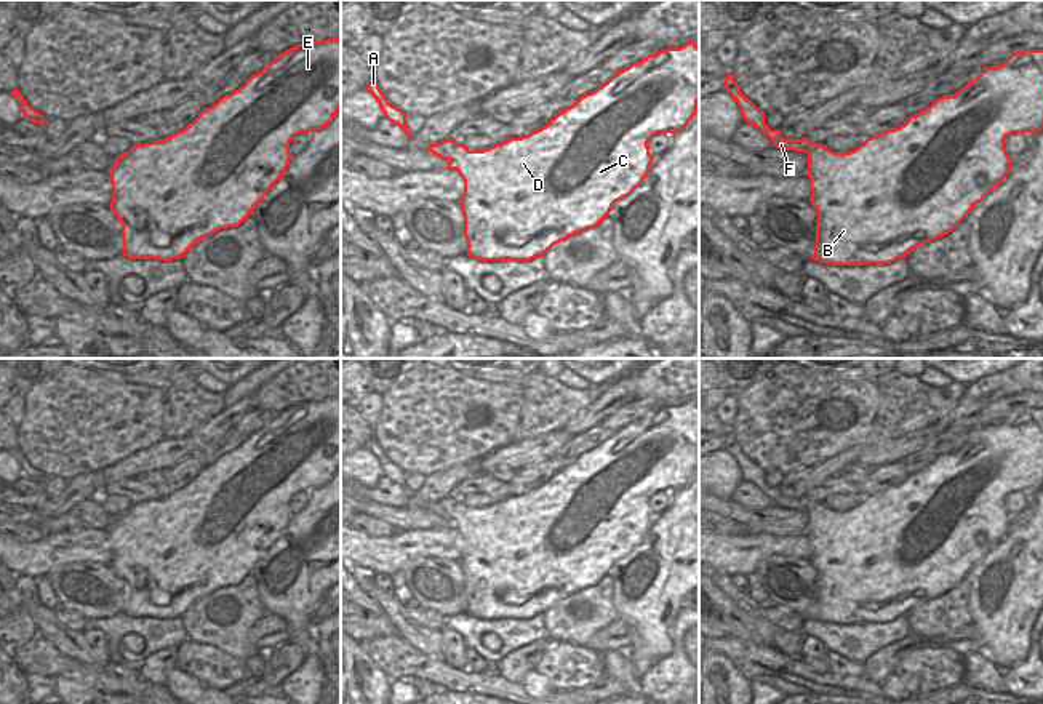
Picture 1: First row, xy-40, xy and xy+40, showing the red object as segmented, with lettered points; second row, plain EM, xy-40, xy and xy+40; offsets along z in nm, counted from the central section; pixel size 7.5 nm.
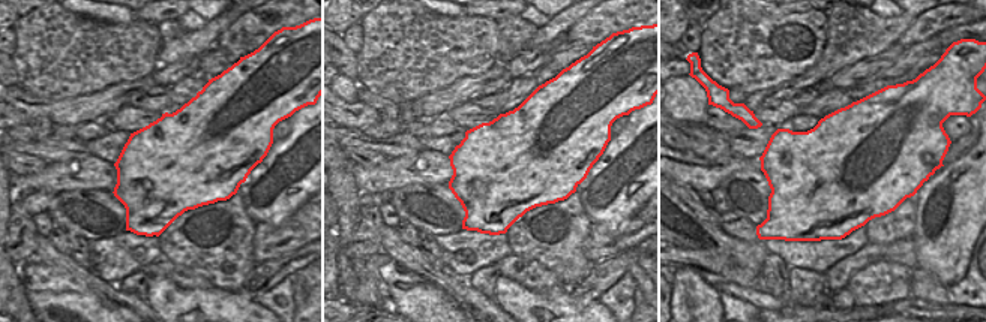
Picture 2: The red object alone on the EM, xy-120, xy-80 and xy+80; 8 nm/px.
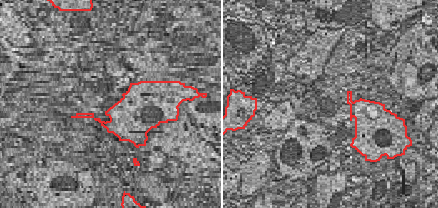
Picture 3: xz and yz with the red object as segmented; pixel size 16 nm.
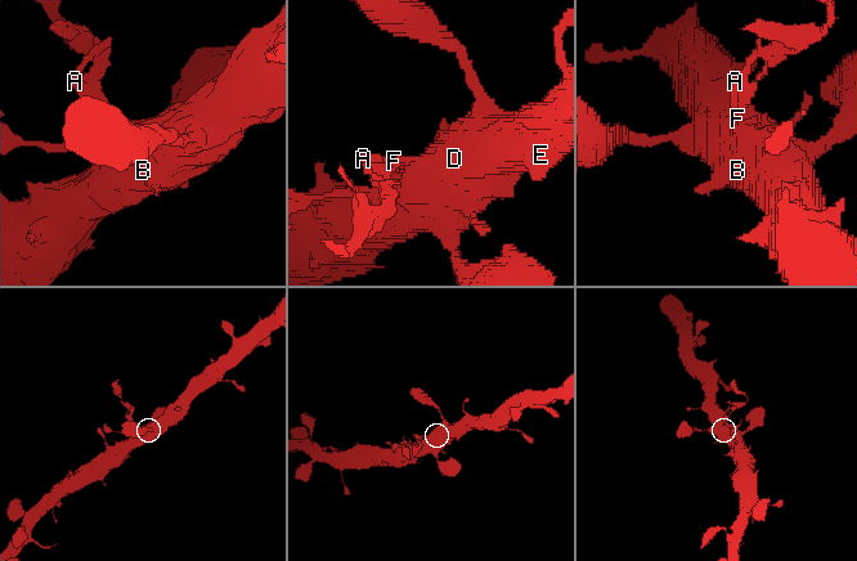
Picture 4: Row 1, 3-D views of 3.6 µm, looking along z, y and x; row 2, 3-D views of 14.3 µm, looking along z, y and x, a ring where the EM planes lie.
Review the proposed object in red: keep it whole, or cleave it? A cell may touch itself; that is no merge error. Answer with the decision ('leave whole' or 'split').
split

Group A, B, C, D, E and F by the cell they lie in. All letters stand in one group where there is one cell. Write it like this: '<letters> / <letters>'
A F / B C D E

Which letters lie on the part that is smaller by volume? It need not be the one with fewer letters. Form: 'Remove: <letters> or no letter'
Remove: A, F

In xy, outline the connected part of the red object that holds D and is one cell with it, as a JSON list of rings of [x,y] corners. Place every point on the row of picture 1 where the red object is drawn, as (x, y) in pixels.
[[[686,42],[680,48],[661,50],[632,62],[526,136],[510,138],[483,150],[469,150],[458,144],[446,170],[456,170],[464,181],[459,205],[464,214],[467,256],[478,261],[531,261],[553,245],[597,227],[613,205],[629,197],[648,176],[656,158],[649,154],[649,139],[657,133],[681,131],[697,114],[697,102],[699,46]]]

